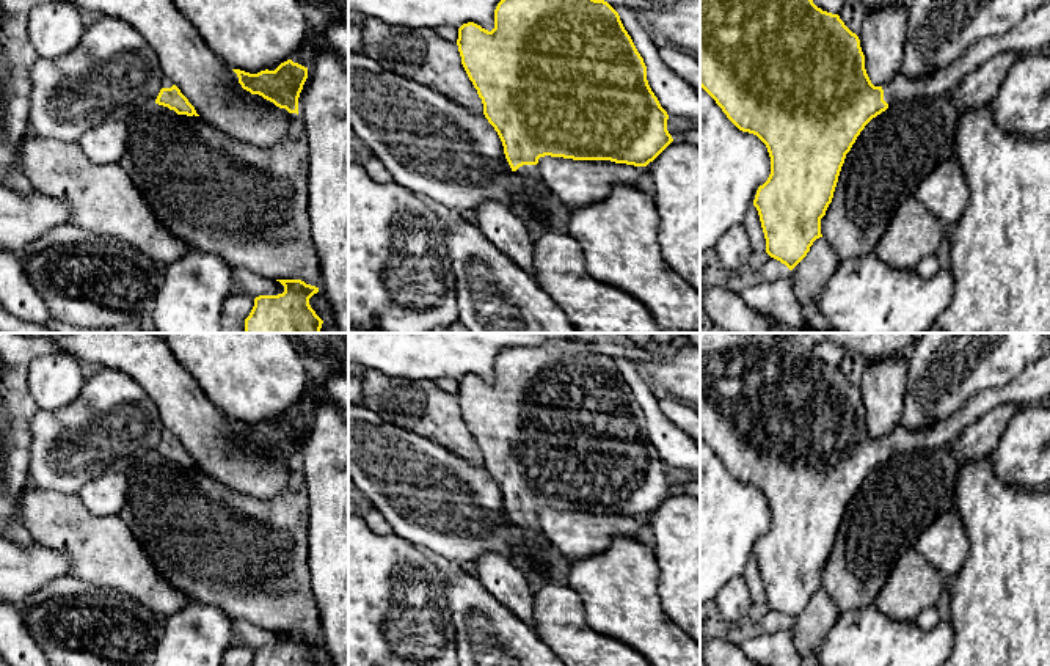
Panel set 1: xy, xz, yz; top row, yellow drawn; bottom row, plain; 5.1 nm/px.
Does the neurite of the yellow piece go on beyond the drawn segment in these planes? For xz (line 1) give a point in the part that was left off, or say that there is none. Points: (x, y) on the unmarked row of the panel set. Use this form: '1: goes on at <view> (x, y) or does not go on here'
1: goes on at xz (529, 525)

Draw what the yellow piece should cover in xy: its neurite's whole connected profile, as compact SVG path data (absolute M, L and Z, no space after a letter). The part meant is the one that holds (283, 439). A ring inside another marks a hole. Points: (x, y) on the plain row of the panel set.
M287 412L275 423L261 423L250 426L240 421L232 421L243 441L251 446L259 446L289 465L298 467L298 449L308 430L308 419Z

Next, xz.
M576 338L501 350L491 383L474 374L458 380L461 416L498 484L505 510L537 554L538 510L611 512L647 518L672 493L667 463L647 432L647 418L618 364Z

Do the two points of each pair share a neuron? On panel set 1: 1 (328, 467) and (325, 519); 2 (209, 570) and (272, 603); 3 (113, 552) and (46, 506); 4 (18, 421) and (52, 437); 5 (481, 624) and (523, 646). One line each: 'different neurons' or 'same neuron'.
1: same neuron
2: same neuron
3: same neuron
4: different neurons
5: same neuron

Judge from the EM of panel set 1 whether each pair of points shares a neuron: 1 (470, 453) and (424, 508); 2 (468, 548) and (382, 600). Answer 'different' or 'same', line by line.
1: different
2: different

